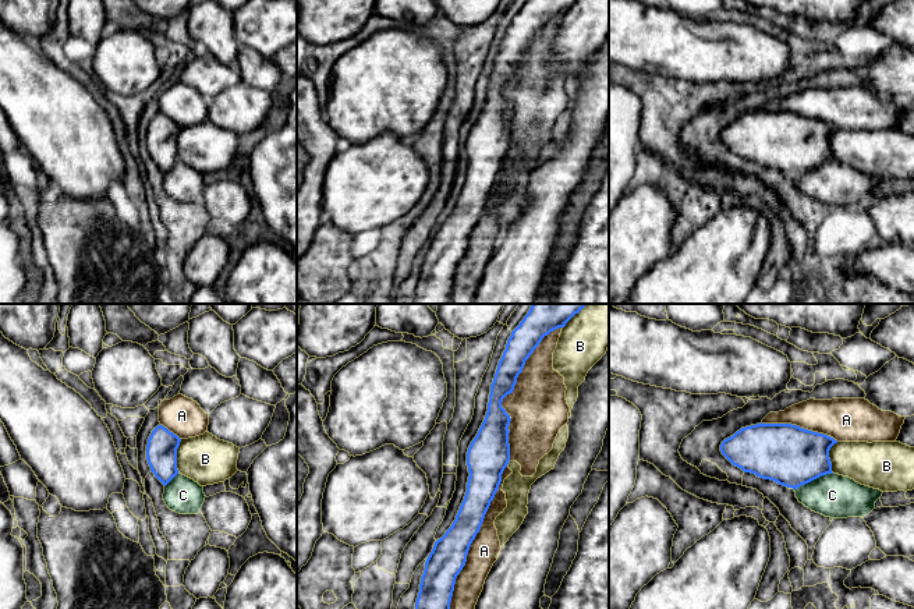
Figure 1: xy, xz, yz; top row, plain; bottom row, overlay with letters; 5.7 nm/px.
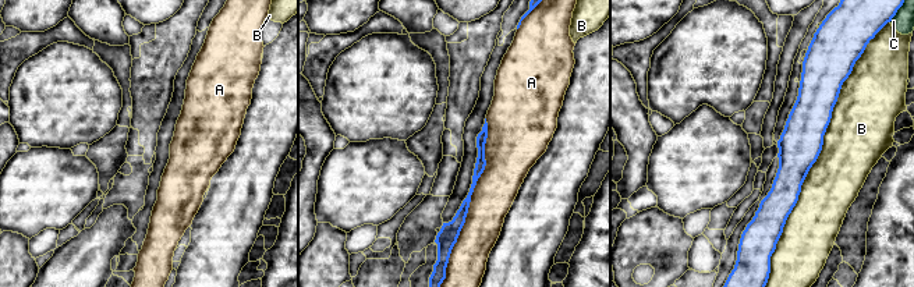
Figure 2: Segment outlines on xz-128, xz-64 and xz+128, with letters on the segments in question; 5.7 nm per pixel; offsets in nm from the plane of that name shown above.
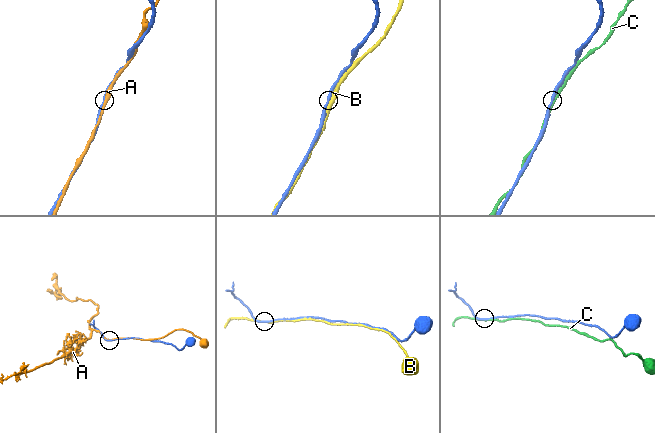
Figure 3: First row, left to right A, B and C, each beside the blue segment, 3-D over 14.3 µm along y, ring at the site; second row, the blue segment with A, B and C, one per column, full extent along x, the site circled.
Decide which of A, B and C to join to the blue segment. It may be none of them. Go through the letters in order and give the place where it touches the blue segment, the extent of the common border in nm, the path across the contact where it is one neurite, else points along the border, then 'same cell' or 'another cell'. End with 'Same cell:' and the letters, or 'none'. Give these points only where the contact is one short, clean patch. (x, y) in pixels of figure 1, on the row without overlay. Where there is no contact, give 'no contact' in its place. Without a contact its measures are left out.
A: contact xz (506, 153); length 1800 nm; another cell
B: contact xy (176, 144); length 190 nm; another cell
C: contact yz (812, 167); length 240 nm; another cell
Same cell: none

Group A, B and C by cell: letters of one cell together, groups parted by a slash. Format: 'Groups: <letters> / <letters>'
Groups: A / B / C

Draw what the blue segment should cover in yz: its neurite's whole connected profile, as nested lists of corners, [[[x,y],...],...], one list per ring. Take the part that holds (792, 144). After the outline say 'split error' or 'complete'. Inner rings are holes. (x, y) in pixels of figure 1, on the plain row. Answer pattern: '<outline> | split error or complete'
[[[791,111],[741,116],[720,132],[722,142],[744,160],[797,177],[833,162],[829,146],[833,125]]] | complete

